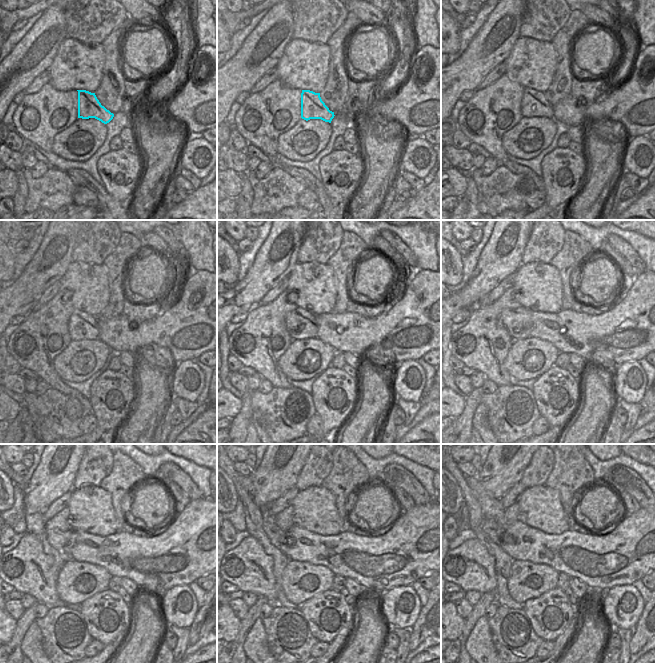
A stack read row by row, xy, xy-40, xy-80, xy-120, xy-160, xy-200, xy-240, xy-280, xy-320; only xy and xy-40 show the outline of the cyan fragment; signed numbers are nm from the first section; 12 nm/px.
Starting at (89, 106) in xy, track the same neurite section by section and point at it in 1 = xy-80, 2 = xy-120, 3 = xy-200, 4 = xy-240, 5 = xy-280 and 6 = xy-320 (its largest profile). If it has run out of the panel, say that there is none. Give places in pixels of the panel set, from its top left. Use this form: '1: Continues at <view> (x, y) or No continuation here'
1: Continues at xy-80 (533, 104)
2: Continues at xy-120 (82, 325)
3: Continues at xy-200 (519, 322)
4: Continues at xy-240 (63, 541)
5: Continues at xy-280 (275, 534)
6: Continues at xy-320 (489, 525)

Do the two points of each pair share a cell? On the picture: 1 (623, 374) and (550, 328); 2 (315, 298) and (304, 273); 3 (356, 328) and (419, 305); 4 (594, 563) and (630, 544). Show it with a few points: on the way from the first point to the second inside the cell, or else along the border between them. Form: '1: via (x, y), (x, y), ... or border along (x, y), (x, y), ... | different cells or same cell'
1: border along (636, 360), (622, 362), (614, 368) | different cells
2: via (315, 292), (306, 279) | same cell
3: via (372, 328), (392, 328), (397, 323), (403, 321) | same cell
4: via (603, 560), (616, 558), (621, 553) | same cell

